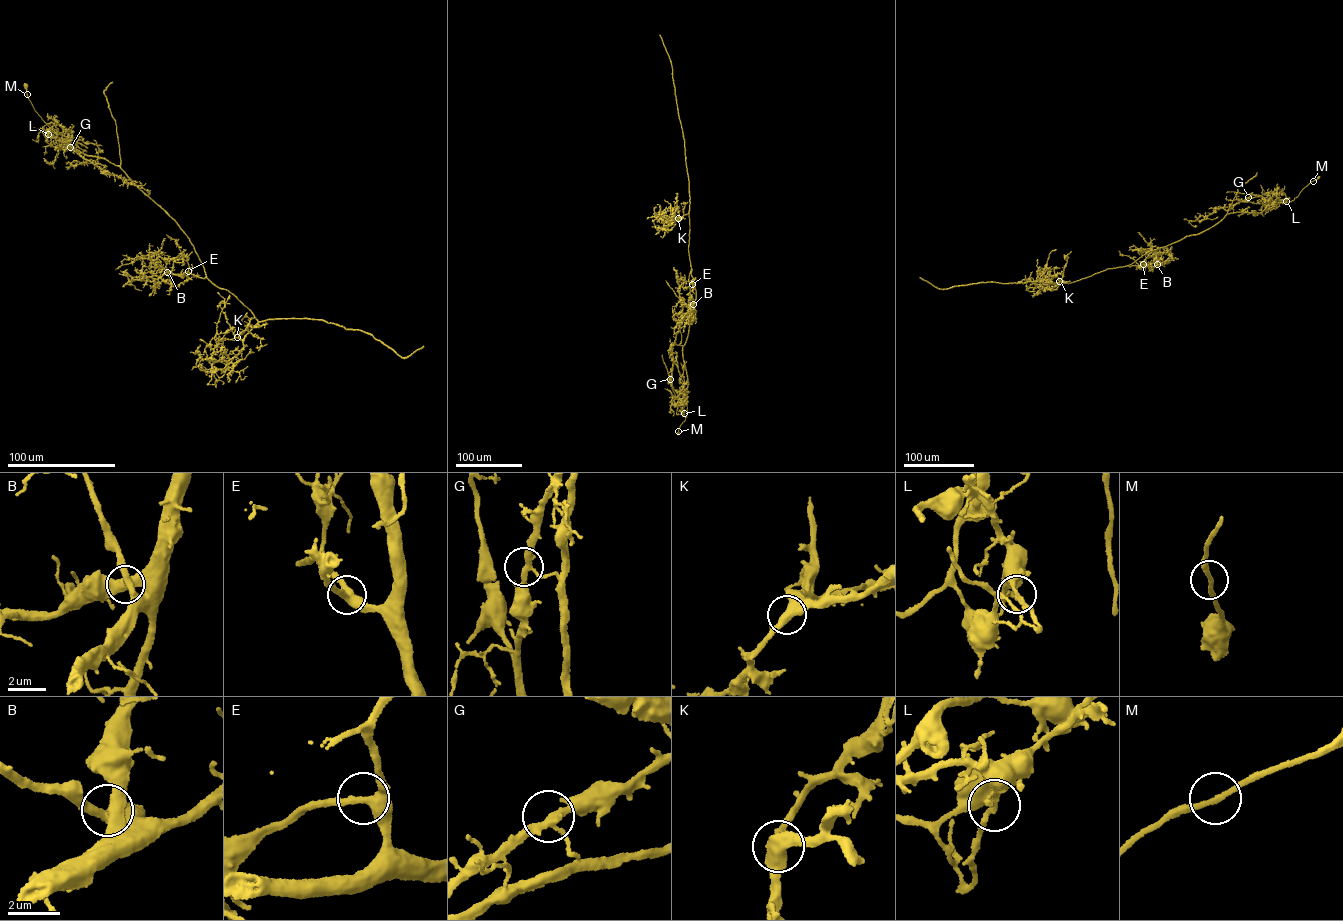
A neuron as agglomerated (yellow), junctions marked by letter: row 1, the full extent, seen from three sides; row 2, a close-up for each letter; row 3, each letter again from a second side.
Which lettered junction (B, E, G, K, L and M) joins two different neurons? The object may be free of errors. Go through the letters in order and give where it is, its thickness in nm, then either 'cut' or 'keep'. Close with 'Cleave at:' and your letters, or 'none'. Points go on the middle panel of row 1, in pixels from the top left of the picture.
B: place (693, 304); calibre 360 nm; keep
E: place (692, 284); calibre 320 nm; keep
G: place (670, 379); calibre 260 nm; keep
K: place (678, 218); calibre 480 nm; keep
L: place (684, 413); calibre 160 nm; cut
M: place (678, 431); calibre 200 nm; keep
Cleave at: L

